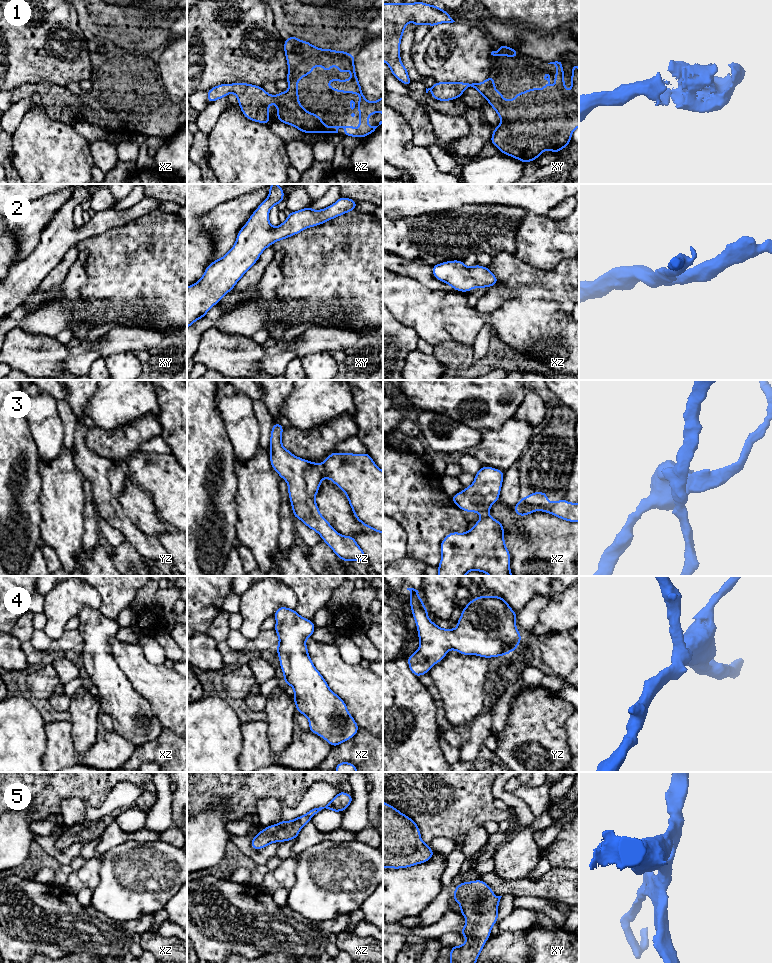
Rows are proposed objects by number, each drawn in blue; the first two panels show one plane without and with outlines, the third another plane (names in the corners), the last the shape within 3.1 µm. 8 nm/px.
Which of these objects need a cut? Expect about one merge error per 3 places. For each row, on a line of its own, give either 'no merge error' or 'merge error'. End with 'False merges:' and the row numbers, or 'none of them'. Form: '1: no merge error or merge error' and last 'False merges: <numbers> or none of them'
1: no merge error
2: no merge error
3: merge error
4: no merge error
5: no merge error
False merges: 3

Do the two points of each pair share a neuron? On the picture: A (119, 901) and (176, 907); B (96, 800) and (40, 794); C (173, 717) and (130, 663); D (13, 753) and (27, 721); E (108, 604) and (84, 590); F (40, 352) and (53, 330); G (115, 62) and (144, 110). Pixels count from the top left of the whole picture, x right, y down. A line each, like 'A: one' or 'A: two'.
A: two
B: one
C: one
D: one
E: two
F: two
G: one

